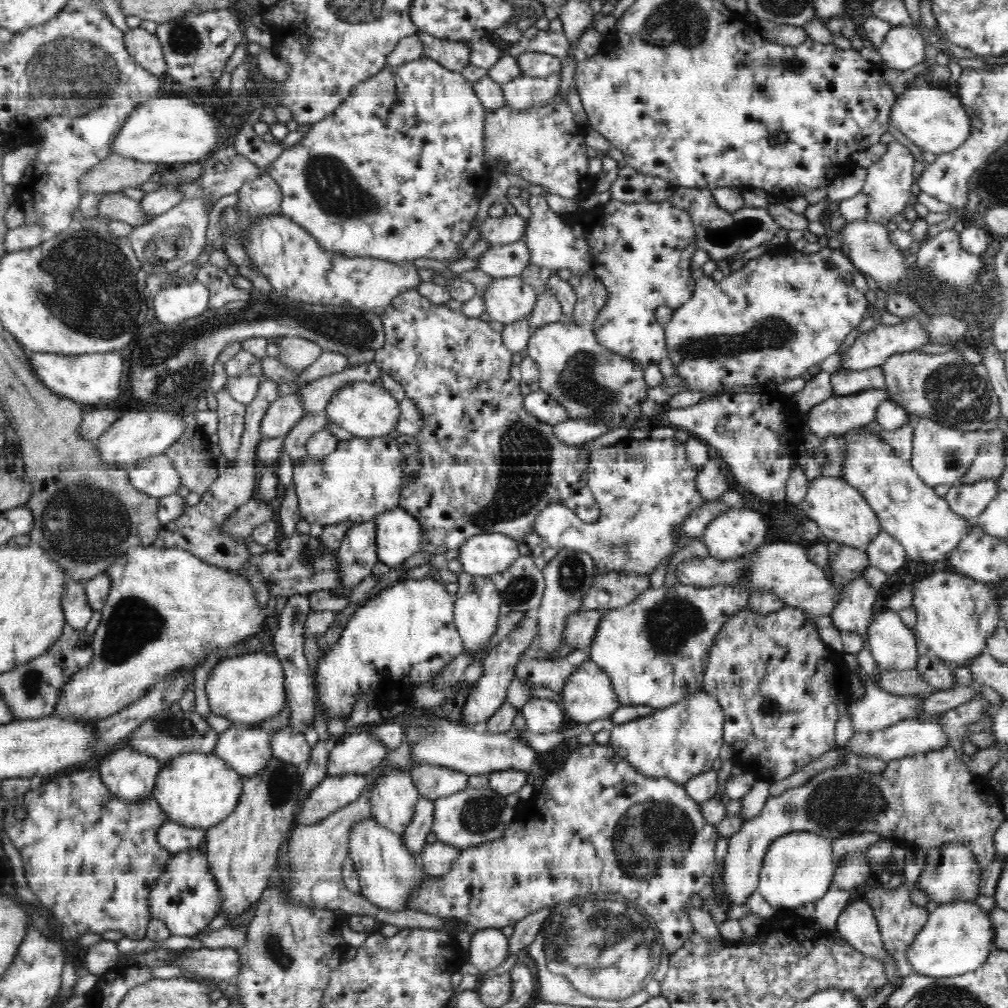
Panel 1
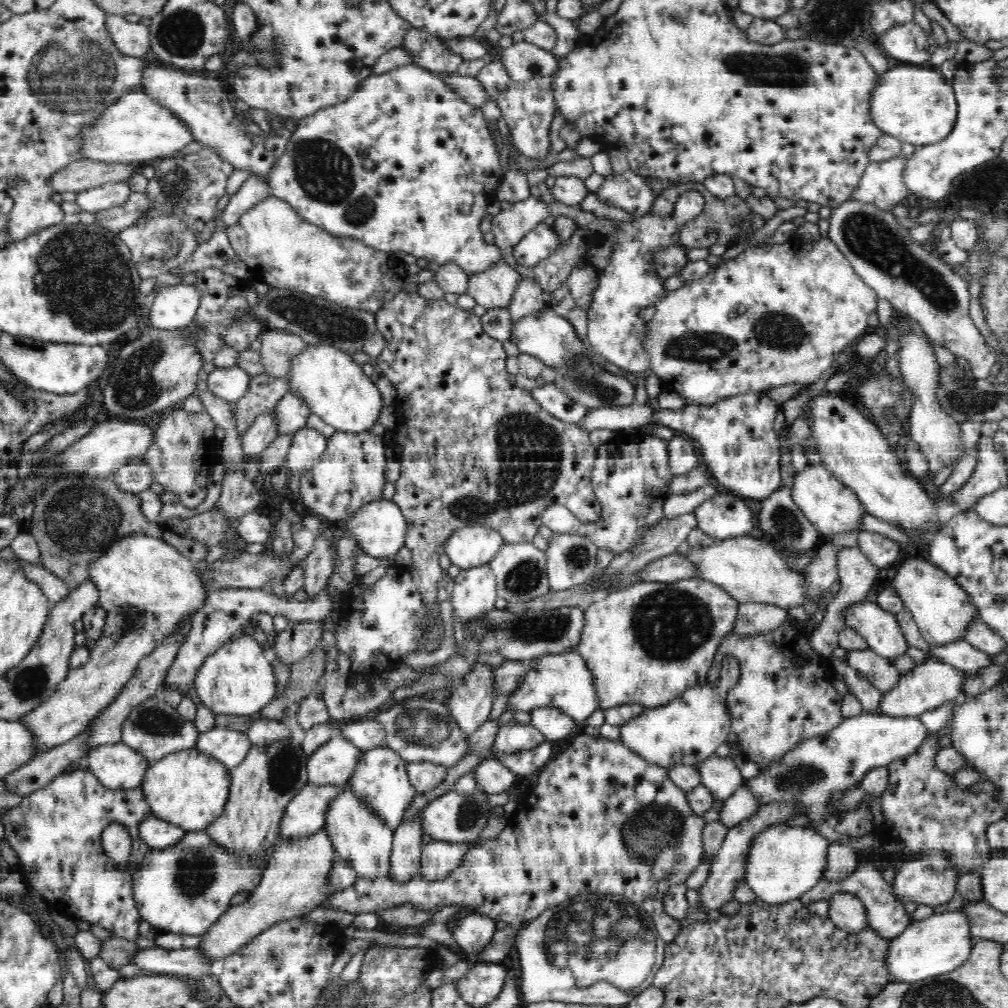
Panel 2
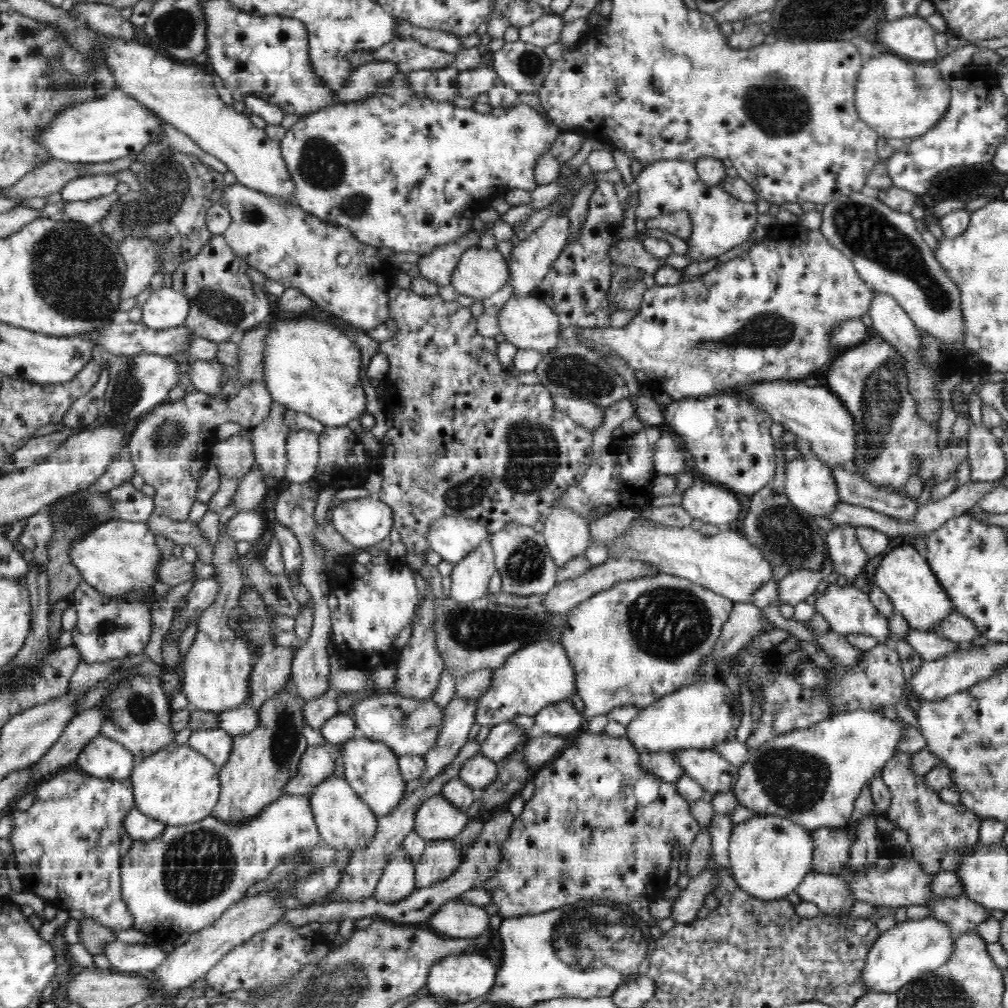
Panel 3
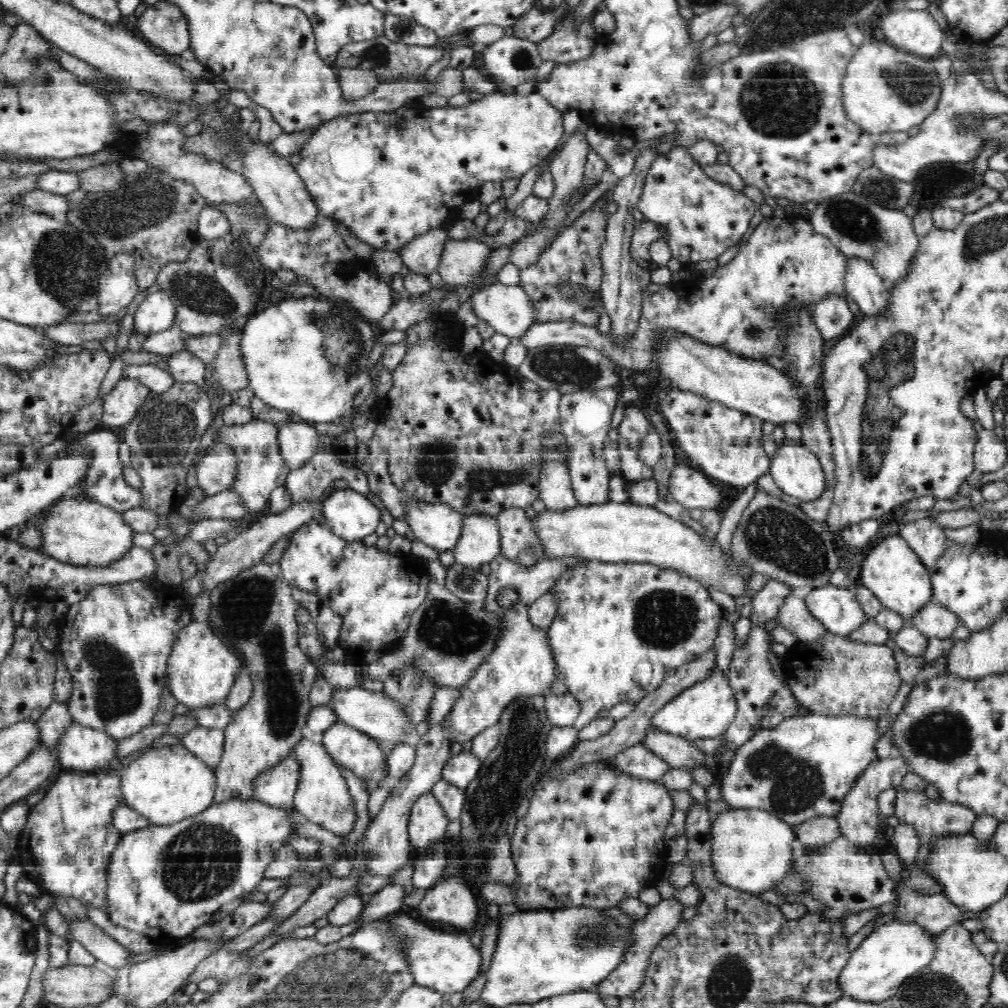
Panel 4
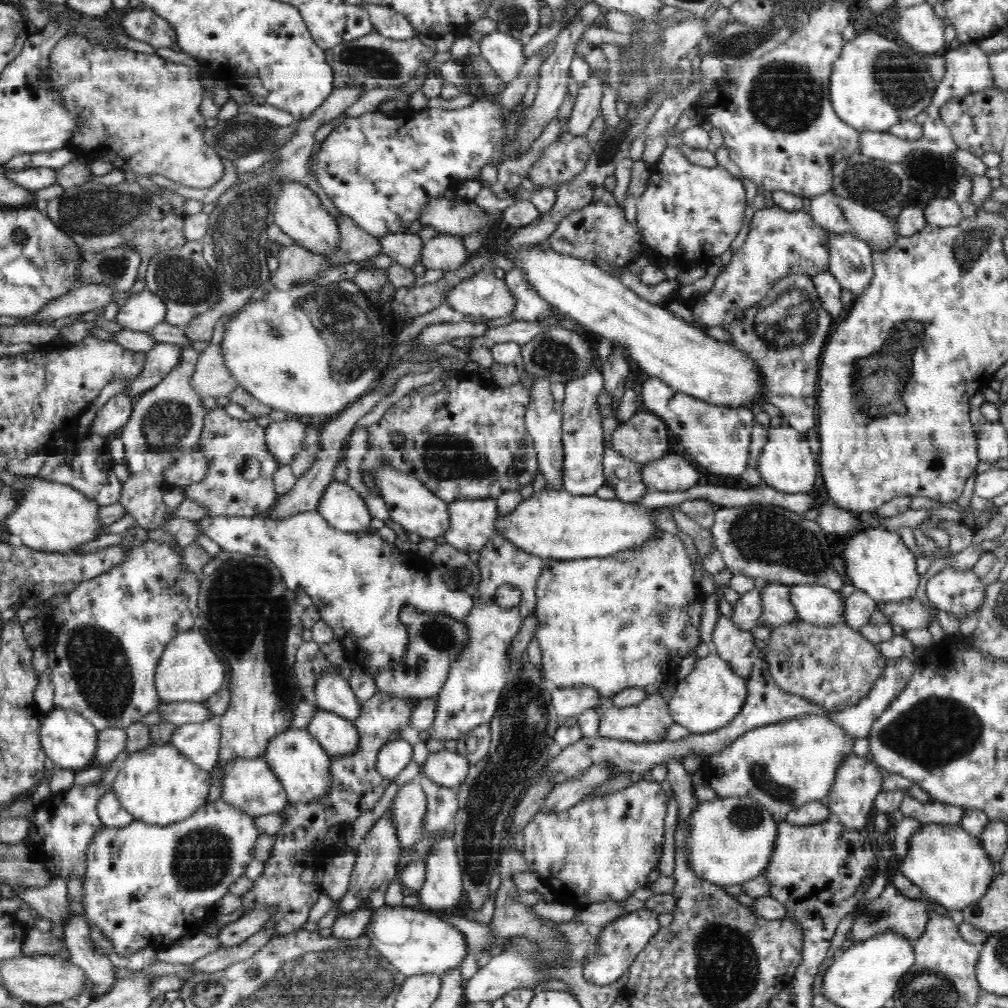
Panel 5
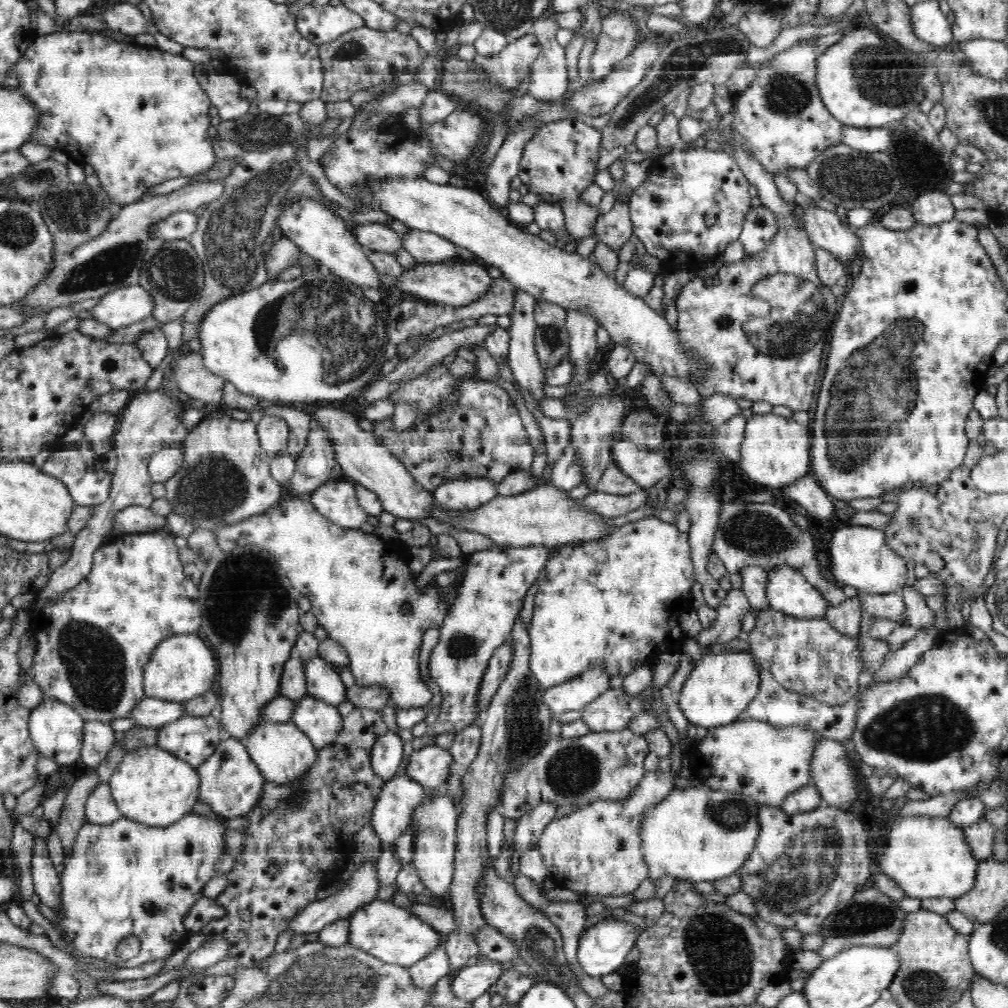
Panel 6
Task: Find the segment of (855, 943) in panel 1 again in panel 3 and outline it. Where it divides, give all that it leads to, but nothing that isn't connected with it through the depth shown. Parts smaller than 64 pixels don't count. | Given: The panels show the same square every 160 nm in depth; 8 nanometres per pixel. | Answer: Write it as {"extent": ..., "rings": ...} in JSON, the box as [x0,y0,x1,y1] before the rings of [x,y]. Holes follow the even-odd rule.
{"extent":[795,871,856,917],"rings":[[[812,871],[804,876],[795,891],[802,900],[817,904],[821,912],[844,917],[856,902],[845,880],[840,875]]]}

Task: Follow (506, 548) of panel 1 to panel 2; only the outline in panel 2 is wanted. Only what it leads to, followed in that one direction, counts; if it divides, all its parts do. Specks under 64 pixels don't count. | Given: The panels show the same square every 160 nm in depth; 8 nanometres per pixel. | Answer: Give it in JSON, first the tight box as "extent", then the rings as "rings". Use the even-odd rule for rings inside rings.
{"extent":[443,525,505,570],"rings":[[[482,525],[463,526],[448,538],[443,552],[462,570],[486,565],[495,558],[505,540],[494,529]]]}

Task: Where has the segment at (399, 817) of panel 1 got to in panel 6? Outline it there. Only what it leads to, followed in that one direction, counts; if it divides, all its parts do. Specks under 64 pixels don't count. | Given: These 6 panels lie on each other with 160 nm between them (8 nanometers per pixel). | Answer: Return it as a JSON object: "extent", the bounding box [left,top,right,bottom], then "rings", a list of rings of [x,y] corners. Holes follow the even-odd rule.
{"extent":[291,695,343,750],"rings":[[[304,695],[295,700],[291,721],[310,737],[320,750],[330,746],[341,732],[343,718],[336,706]]]}

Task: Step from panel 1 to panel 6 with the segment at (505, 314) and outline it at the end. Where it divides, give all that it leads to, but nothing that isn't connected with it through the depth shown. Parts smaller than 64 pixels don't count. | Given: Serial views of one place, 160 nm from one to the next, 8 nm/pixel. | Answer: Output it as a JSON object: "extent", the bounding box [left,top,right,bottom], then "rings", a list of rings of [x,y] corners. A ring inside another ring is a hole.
{"extent":[399,229,459,264],"rings":[[[410,229],[405,234],[399,234],[403,248],[405,248],[418,263],[442,264],[458,260],[459,247],[452,241],[434,232]]]}

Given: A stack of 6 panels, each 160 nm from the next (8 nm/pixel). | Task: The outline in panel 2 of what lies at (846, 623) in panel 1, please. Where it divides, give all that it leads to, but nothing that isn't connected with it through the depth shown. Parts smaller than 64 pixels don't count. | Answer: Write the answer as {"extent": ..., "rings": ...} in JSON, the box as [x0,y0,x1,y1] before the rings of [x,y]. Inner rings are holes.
{"extent":[809,547,879,657],"rings":[[[842,547],[837,552],[837,573],[839,574],[840,588],[834,598],[831,599],[824,611],[823,621],[812,631],[809,638],[810,646],[821,655],[830,657],[832,650],[839,646],[839,632],[846,627],[845,616],[849,610],[856,608],[858,604],[866,602],[870,588],[876,584],[879,568],[872,564],[859,547]]]}

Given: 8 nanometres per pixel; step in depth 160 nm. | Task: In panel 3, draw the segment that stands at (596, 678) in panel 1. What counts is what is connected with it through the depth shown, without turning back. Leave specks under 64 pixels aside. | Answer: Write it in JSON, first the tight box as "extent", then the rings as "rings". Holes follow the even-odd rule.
{"extent":[475,639,577,726],"rings":[[[548,639],[532,643],[512,653],[502,663],[501,667],[493,670],[490,686],[480,694],[476,701],[475,722],[478,726],[491,726],[511,721],[515,716],[535,714],[550,703],[560,703],[561,700],[570,701],[572,694],[577,694],[576,672],[570,664],[565,648],[558,641]]]}

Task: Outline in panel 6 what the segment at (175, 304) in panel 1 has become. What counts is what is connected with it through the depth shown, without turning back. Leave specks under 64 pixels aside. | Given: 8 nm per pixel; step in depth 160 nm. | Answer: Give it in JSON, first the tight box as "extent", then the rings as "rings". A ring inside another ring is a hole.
{"extent":[91,285,154,329],"rings":[[[138,285],[115,288],[101,296],[91,308],[94,319],[110,329],[124,328],[152,316],[154,299]]]}

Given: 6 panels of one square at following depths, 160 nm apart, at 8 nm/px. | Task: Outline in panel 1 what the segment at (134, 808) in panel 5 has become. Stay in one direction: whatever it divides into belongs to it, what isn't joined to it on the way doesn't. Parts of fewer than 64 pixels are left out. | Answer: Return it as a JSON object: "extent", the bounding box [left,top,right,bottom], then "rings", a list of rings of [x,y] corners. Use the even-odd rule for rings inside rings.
{"extent":[153,752,243,831],"rings":[[[193,752],[178,755],[161,766],[154,785],[153,798],[166,813],[168,821],[206,831],[234,812],[241,800],[243,776],[225,760],[212,753]]]}

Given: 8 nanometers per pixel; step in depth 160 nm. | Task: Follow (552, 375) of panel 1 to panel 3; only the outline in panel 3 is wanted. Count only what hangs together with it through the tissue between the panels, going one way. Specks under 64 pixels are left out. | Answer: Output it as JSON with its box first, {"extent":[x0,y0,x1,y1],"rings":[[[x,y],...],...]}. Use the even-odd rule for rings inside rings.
{"extent":[498,296,562,353],"rings":[[[537,296],[510,297],[500,309],[498,325],[500,334],[507,343],[512,343],[518,349],[532,349],[542,353],[556,351],[562,344],[562,322],[544,300]]]}

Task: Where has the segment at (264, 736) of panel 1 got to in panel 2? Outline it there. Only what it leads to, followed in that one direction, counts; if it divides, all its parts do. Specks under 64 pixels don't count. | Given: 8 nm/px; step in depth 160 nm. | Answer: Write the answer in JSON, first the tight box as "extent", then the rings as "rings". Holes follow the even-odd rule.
{"extent":[196,727,253,769],"rings":[[[218,727],[201,732],[196,744],[200,752],[211,754],[228,769],[240,764],[253,746],[244,732]]]}

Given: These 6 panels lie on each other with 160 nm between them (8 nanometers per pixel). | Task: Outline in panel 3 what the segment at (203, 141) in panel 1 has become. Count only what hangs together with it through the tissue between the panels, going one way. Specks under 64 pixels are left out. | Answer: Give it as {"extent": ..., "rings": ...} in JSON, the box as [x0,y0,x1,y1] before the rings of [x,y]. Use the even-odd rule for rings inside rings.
{"extent":[41,89,162,163],"rings":[[[114,89],[90,104],[73,105],[74,108],[66,107],[66,112],[62,112],[62,116],[58,116],[58,120],[42,133],[41,147],[56,160],[74,163],[116,160],[130,152],[142,152],[144,146],[162,132],[152,111],[146,110],[142,103],[120,89]]]}

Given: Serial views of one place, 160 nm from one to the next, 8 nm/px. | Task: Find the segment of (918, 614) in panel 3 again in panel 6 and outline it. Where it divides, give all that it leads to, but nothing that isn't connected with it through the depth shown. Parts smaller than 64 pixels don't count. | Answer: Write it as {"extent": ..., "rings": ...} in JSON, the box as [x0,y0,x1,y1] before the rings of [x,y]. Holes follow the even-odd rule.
{"extent":[829,524,908,594],"rings":[[[850,524],[836,529],[829,544],[829,558],[834,580],[841,586],[854,586],[860,594],[896,593],[908,582],[908,560],[889,547],[883,529]]]}

